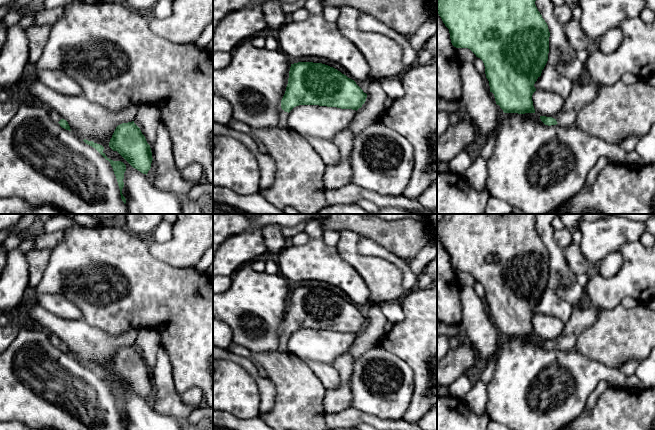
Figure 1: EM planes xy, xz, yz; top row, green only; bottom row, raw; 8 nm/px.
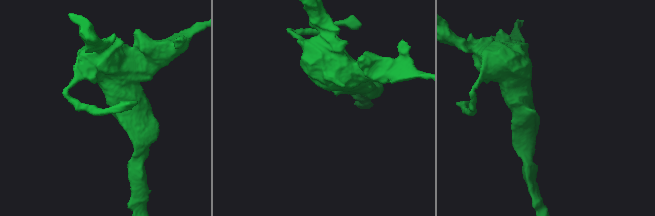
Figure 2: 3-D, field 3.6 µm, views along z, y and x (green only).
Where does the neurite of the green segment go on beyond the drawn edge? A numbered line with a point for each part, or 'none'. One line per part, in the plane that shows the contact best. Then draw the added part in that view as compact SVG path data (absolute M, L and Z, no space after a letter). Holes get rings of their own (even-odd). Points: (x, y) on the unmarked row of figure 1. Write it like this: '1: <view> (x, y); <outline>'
1: yz (582, 318); M589 302L581 308L574 308L572 317L564 325L563 333L552 342L561 350L574 349L579 334L595 323L600 311L600 307Z

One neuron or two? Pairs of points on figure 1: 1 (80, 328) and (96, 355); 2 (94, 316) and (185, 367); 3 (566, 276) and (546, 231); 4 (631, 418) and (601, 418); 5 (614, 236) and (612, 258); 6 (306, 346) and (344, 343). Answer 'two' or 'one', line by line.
1: one
2: one
3: one
4: one
5: two
6: one

